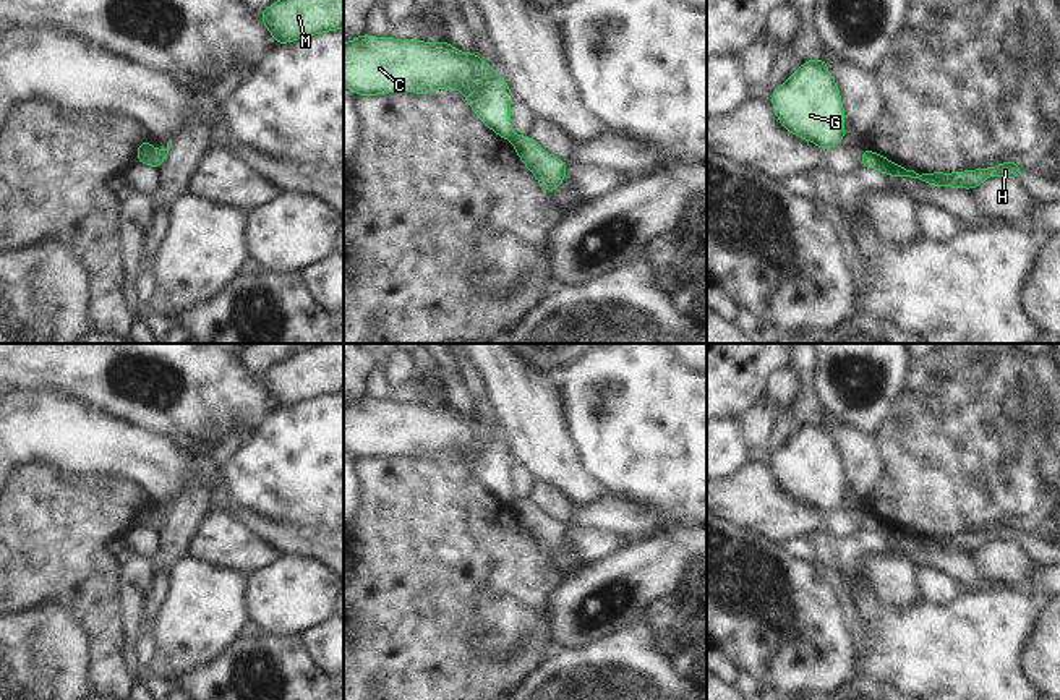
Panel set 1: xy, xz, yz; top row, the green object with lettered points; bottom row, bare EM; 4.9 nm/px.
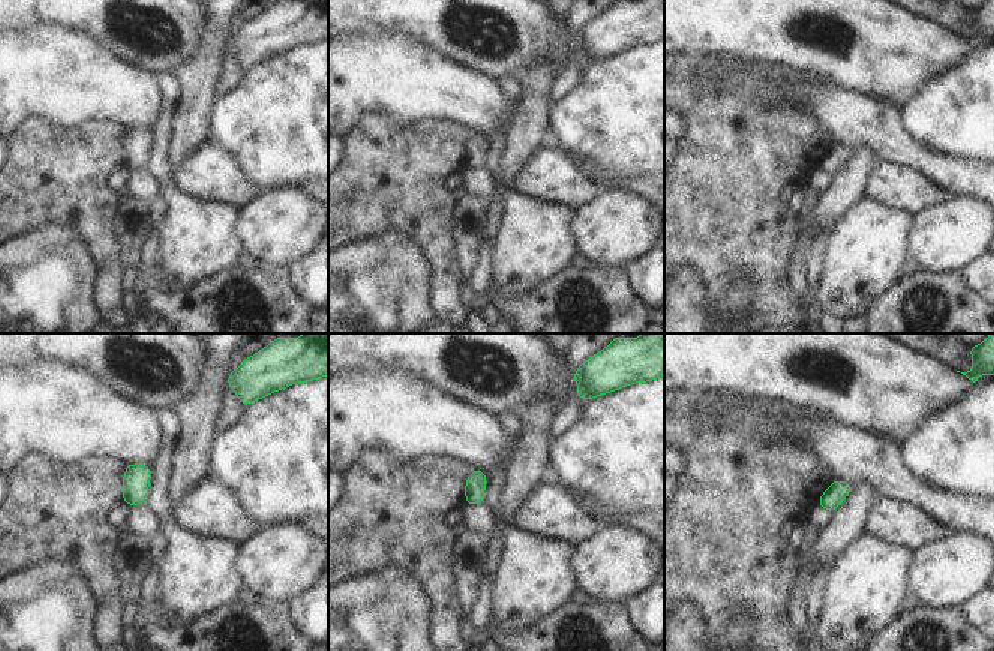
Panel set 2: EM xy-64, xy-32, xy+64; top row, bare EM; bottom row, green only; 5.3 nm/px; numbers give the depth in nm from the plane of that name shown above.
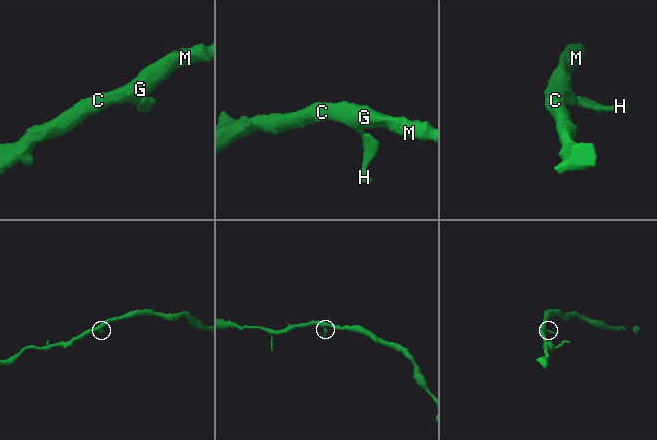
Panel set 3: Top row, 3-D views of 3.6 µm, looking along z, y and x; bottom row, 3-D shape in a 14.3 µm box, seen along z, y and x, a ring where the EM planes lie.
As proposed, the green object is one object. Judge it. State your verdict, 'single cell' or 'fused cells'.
fused cells

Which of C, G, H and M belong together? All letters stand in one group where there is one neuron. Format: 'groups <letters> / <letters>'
groups C G M / H

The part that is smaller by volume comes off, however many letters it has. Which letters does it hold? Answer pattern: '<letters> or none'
H

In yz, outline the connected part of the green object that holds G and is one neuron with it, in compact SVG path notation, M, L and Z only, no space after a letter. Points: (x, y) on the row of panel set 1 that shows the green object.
M809 58L773 92L773 113L781 126L828 152L846 136L844 105L823 58Z

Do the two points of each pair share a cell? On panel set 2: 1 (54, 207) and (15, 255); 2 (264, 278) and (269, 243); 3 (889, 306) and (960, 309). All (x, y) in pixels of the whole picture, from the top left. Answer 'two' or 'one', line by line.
1: two
2: two
3: one

